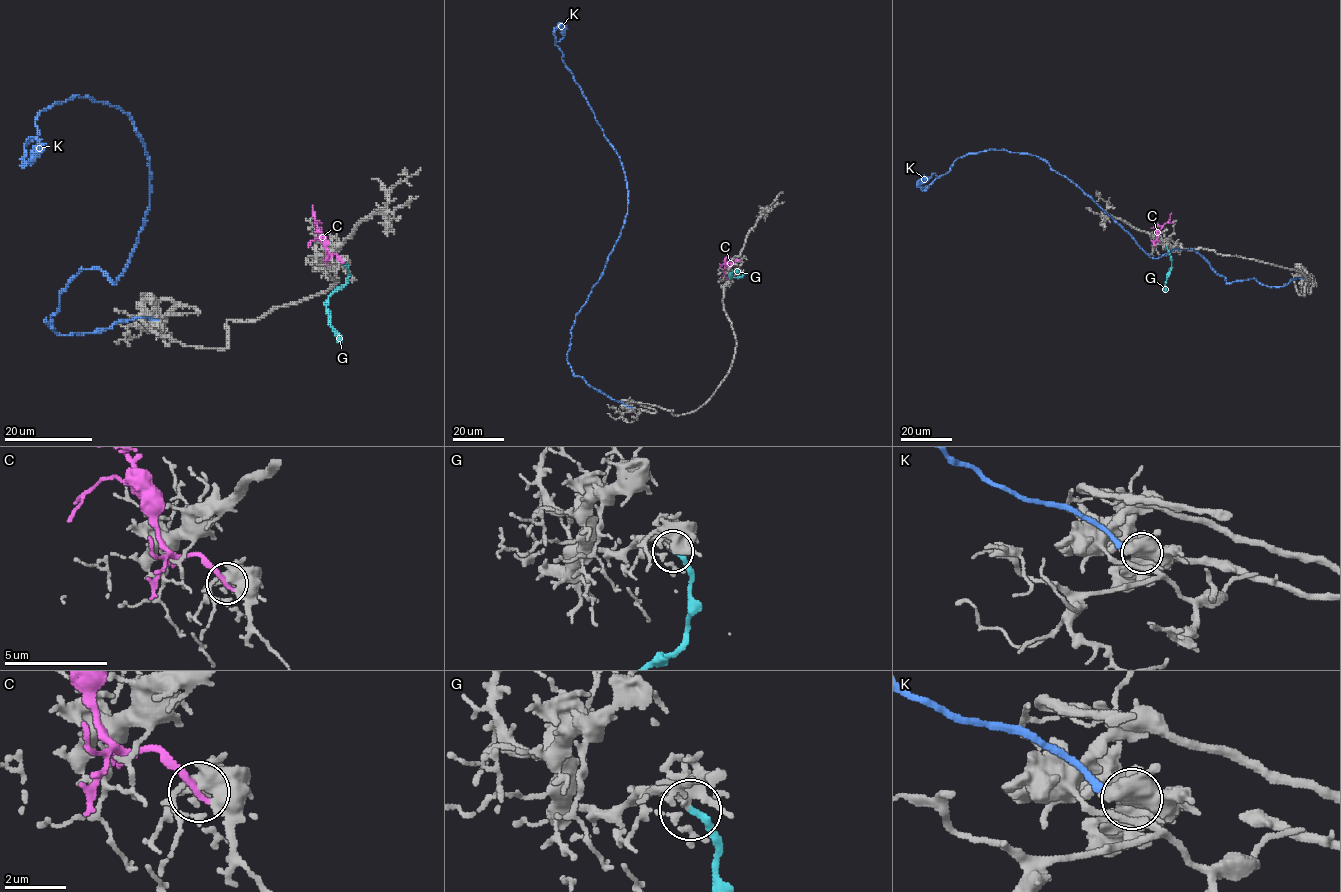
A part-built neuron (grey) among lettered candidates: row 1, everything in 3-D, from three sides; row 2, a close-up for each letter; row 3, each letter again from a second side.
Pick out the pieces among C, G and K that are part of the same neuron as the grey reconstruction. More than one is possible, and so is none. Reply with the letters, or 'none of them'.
none of them

